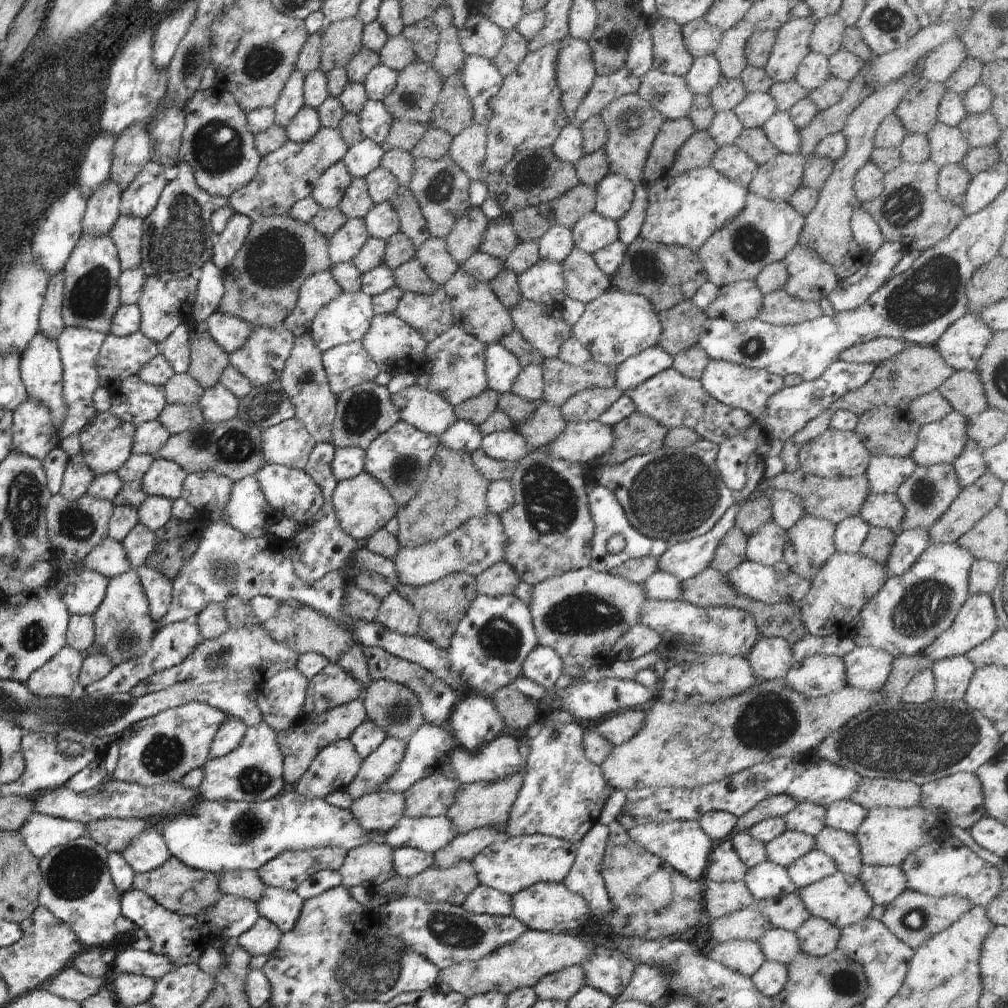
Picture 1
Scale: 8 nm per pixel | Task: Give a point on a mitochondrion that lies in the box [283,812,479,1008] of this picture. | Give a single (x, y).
(374, 970)

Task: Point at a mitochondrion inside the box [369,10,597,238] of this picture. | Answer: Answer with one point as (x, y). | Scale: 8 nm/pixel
(532, 173)

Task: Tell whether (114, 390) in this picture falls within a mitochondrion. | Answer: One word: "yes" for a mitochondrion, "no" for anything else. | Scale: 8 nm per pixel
no

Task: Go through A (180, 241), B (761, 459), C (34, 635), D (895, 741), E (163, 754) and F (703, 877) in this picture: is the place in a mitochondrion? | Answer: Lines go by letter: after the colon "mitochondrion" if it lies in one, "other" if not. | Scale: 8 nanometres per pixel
A: mitochondrion
B: other
C: mitochondrion
D: mitochondrion
E: mitochondrion
F: other

